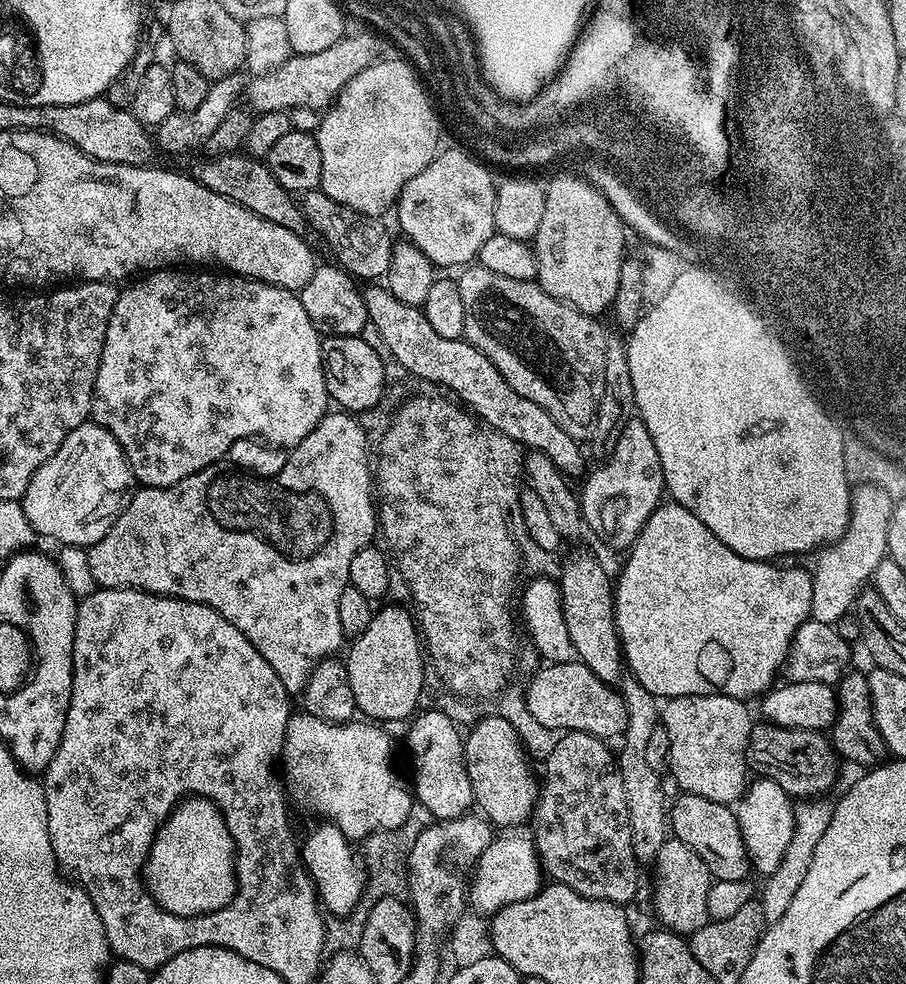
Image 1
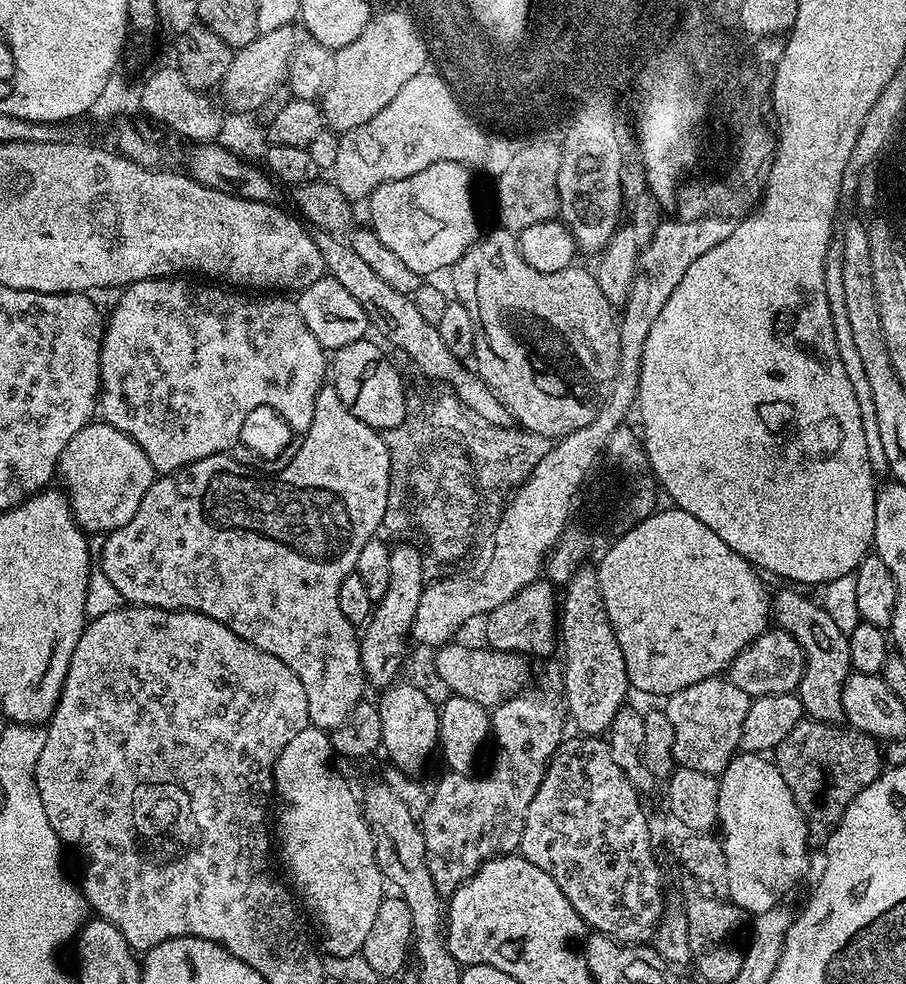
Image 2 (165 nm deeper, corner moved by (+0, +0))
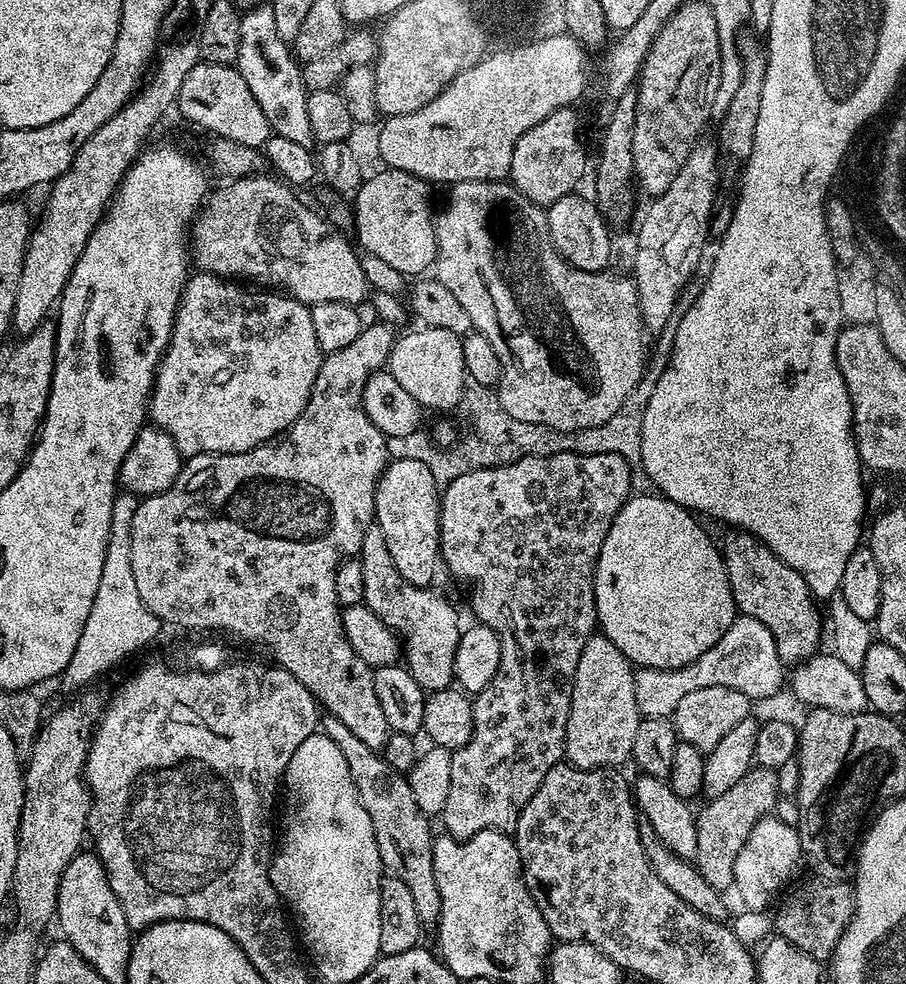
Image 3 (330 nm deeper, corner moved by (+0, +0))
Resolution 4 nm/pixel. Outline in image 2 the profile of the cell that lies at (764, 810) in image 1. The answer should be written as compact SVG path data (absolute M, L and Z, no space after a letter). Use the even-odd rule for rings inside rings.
M741 751L728 761L727 770L720 773L718 779L719 823L722 828L724 824L725 832L722 843L728 875L727 899L746 914L759 914L777 907L783 901L780 899L795 886L796 880L803 878L810 851L808 827L798 802L794 802L794 794L790 794L790 786L786 786L786 778L782 778L767 755Z

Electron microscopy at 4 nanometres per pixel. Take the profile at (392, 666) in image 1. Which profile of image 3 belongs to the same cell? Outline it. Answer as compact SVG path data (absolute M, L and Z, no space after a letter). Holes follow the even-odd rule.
M396 458L385 467L376 483L376 515L374 522L382 530L382 538L386 538L386 550L390 550L390 558L398 574L406 578L406 582L421 586L431 585L436 571L441 571L440 558L440 498L441 489L438 487L434 474L422 462L407 458Z

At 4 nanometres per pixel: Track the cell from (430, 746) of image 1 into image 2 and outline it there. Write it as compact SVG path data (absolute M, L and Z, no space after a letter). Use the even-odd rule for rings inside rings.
M397 682L383 689L381 700L378 700L380 717L382 718L382 745L383 751L388 751L388 756L393 765L400 768L401 771L409 774L416 774L416 771L424 764L424 759L431 754L432 751L437 751L440 743L440 714L437 705L432 703L430 698L422 694L420 689L416 689L410 682Z

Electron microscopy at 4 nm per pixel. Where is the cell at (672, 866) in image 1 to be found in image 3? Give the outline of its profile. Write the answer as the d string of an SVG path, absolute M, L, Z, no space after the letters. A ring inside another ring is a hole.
M753 767L726 794L708 800L704 809L696 812L698 850L694 861L696 868L721 894L727 893L734 885L734 862L758 821L773 811L776 804L776 776L771 768Z

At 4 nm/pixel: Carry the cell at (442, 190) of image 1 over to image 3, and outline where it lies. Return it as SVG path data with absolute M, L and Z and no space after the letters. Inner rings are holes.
M385 167L384 172L376 172L367 177L354 194L356 200L356 216L354 212L354 224L356 220L356 236L360 239L359 247L367 254L378 254L382 262L394 266L394 270L403 272L405 277L416 278L433 267L436 263L436 222L434 219L434 207L428 197L429 181L419 180L414 174L403 172L397 168Z

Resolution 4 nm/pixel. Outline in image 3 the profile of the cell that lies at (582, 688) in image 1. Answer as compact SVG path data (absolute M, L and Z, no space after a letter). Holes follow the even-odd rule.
M375 522L364 532L358 559L362 562L364 589L366 590L363 604L372 610L382 623L392 629L402 641L402 660L409 674L414 678L414 682L418 682L418 686L422 686L428 694L453 687L454 654L458 650L462 631L462 623L460 624L460 616L456 613L455 606L446 597L431 592L433 590L431 587L411 584L406 582L406 578L402 578L402 574L398 574L394 561L390 558L390 550L386 550L386 538L382 538L382 530Z

